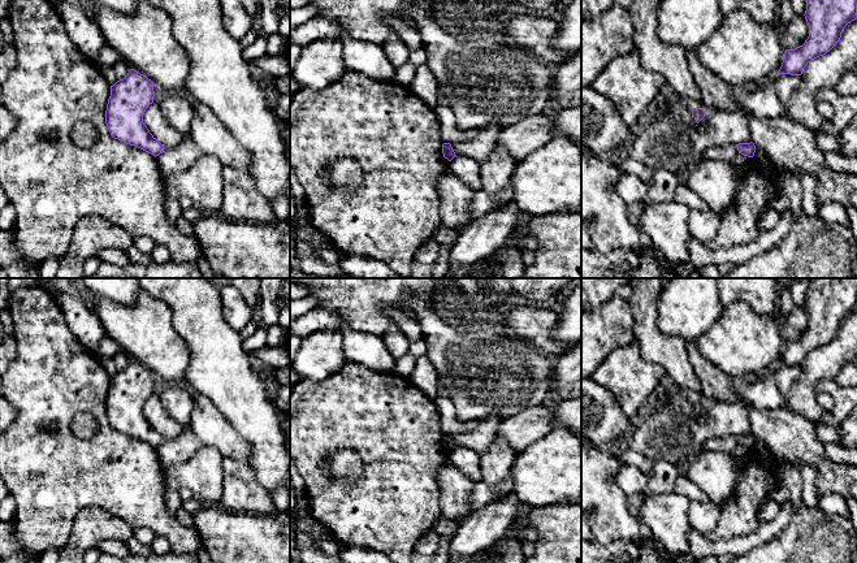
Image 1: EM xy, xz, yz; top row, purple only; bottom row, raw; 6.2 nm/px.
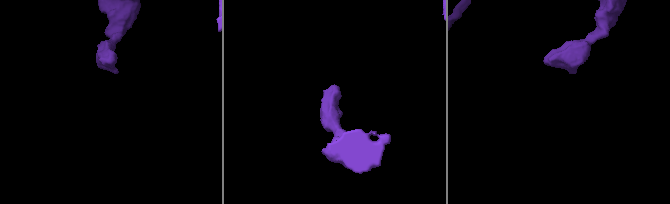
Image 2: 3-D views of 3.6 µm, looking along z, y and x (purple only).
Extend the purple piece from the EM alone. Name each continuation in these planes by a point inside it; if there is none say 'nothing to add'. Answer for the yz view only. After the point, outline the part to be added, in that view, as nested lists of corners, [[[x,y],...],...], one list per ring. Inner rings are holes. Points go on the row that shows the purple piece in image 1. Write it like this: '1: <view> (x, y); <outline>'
nothing to add

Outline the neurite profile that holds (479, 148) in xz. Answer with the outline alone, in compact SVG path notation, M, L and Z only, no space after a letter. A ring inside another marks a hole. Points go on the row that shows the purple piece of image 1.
M502 120L488 121L485 127L477 130L473 139L450 144L456 156L471 157L480 165L492 153L498 133L505 124Z

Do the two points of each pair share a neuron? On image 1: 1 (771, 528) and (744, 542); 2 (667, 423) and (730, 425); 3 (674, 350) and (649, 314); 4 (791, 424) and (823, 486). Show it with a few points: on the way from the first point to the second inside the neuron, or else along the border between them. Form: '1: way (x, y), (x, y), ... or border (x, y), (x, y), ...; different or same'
1: way (765, 532), (751, 541); same
2: way (683, 431), (709, 431), (714, 427); same
3: way (663, 345), (649, 330), (649, 324); same
4: way (799, 440), (823, 464), (823, 471); same

